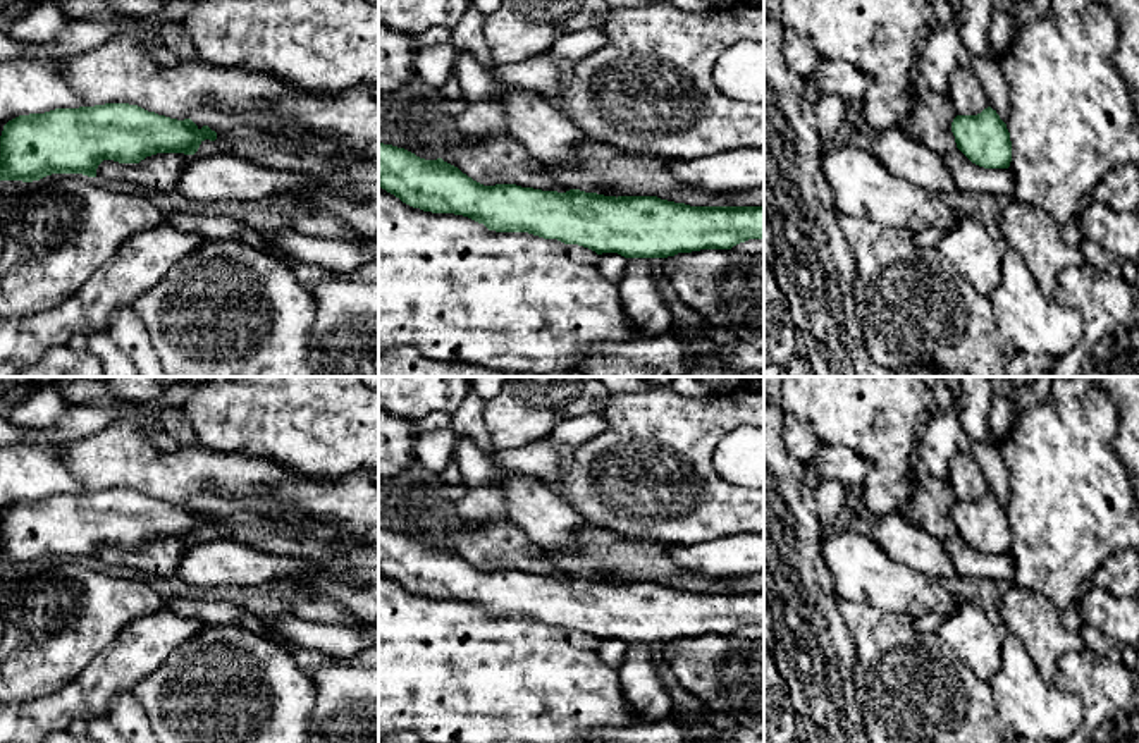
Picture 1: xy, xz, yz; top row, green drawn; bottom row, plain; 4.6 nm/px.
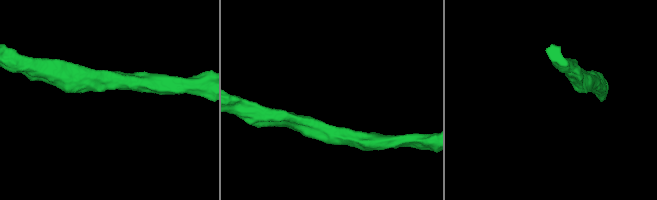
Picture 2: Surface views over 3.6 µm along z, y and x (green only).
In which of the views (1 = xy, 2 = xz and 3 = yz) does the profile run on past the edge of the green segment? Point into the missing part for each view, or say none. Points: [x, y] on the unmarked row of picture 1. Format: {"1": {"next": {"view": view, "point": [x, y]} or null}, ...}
{"1": {"next": null}, "2": {"next": null}, "3": {"next": null}}

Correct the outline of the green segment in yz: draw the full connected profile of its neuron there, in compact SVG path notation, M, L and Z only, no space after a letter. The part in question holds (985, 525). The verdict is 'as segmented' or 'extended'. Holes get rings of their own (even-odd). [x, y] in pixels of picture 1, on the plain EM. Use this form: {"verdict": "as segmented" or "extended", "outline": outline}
{"verdict": "as segmented", "outline": "M991 492L977 500L957 500L951 507L957 533L984 554L1008 554L1012 526L1007 509Z"}

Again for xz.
{"verdict": "as segmented", "outline": "M379 528L379 573L423 597L463 600L489 616L528 617L578 629L597 640L668 643L700 635L731 635L748 624L764 624L764 592L690 592L657 581L616 583L580 574L557 578L516 569L483 571L442 543L425 545L384 528Z"}

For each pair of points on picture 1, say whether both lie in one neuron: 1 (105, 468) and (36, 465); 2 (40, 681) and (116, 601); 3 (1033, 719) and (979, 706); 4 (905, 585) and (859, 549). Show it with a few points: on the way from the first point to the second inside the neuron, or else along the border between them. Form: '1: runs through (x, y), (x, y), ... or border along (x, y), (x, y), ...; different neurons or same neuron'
1: border along (54, 446), (59, 460), (85, 491); different neurons
2: runs through (55, 661), (95, 621); same neuron
3: border along (990, 690), (995, 711), (1009, 724); different neurons
4: runs through (893, 583), (871, 561); same neuron

